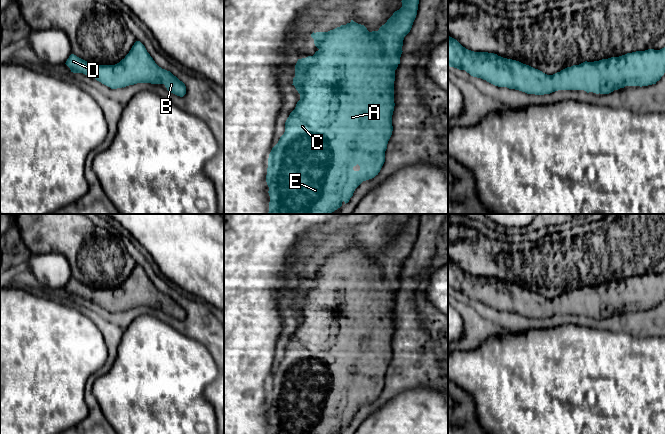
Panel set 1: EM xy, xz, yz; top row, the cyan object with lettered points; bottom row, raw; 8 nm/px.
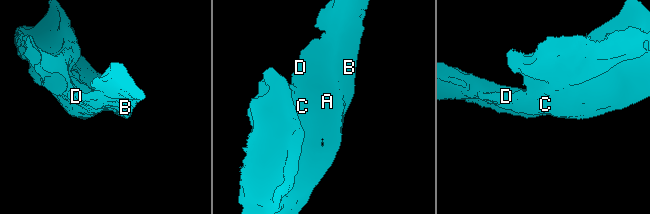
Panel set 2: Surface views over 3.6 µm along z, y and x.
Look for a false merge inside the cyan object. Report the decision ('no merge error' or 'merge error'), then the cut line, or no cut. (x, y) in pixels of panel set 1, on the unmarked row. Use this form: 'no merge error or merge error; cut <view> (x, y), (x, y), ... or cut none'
no merge error; cut none

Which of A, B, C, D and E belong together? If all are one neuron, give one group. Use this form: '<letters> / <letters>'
A B C D E

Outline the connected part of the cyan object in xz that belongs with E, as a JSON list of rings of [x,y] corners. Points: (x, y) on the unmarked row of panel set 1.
[[[418,215],[411,217],[406,223],[402,224],[402,231],[395,235],[393,239],[382,249],[378,255],[369,256],[364,249],[351,244],[346,249],[341,249],[328,256],[312,257],[315,270],[319,273],[313,280],[298,283],[295,289],[295,301],[293,308],[300,318],[300,324],[295,333],[290,337],[285,346],[285,356],[280,361],[278,367],[272,372],[268,382],[268,392],[266,406],[269,411],[269,434],[337,434],[349,426],[355,413],[363,406],[374,402],[380,396],[385,386],[385,375],[388,365],[392,359],[392,339],[394,335],[394,305],[395,294],[400,288],[404,261],[410,256],[413,246],[417,239],[419,218]]]

